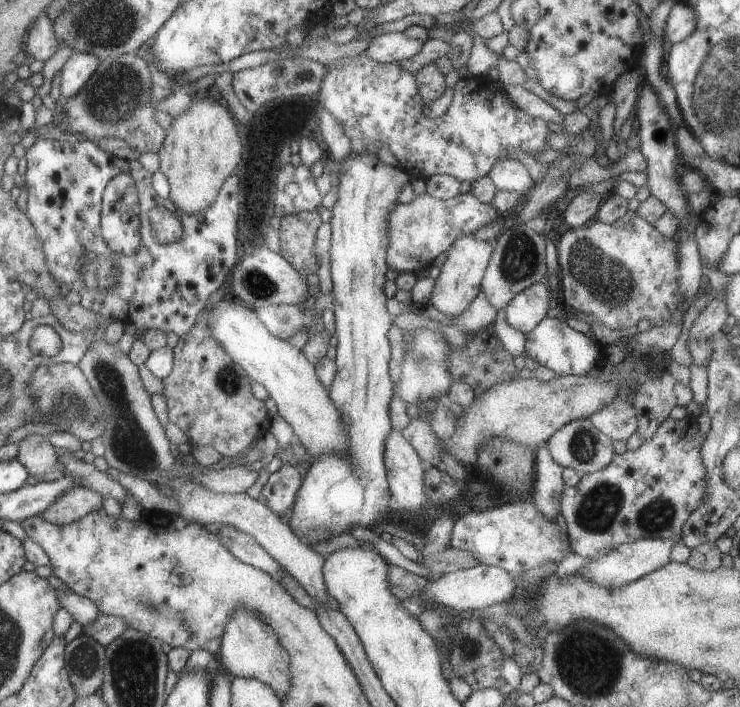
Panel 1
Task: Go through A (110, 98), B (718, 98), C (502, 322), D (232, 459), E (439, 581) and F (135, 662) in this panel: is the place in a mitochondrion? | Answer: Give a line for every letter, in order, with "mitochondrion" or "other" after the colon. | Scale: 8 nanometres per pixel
A: mitochondrion
B: mitochondrion
C: other
D: other
E: other
F: mitochondrion

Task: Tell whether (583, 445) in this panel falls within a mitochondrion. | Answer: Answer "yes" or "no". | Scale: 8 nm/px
yes

